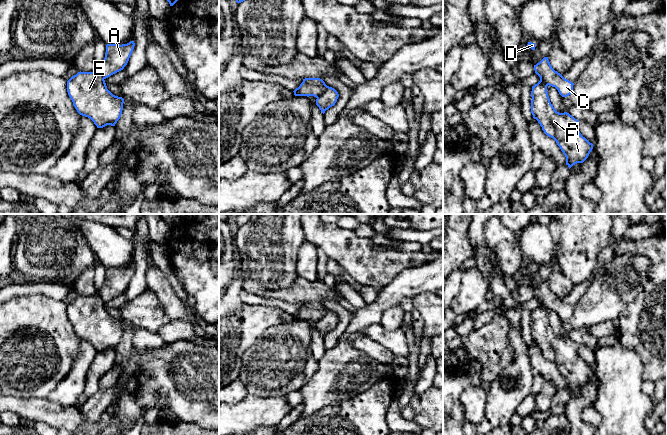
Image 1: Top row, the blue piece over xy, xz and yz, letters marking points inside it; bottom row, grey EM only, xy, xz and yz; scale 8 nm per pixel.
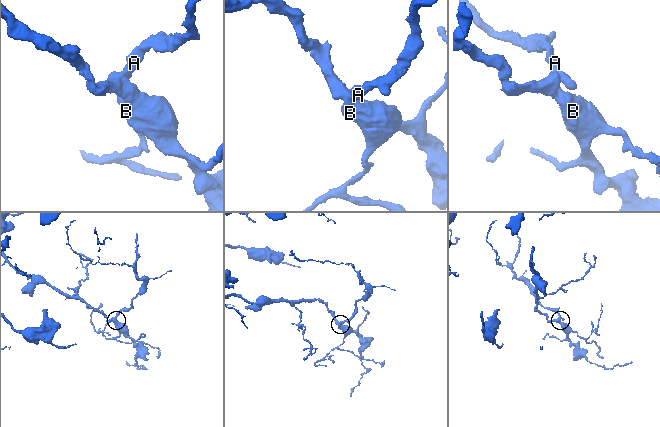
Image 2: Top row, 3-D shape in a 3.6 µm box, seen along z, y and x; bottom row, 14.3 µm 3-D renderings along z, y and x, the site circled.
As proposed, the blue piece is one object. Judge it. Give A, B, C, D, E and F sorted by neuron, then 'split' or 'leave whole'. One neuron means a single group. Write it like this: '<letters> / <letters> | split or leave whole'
A C D / B E F | split

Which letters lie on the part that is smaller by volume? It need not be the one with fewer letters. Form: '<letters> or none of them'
A, C, D

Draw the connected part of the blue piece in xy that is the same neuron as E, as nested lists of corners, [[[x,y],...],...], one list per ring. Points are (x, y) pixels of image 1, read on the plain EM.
[[[78,296],[67,305],[67,316],[77,336],[90,342],[97,352],[115,350],[124,323],[113,319],[98,296]]]

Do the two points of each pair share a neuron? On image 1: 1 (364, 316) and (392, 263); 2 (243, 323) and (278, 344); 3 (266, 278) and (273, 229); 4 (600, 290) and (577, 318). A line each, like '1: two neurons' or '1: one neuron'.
1: two neurons
2: two neurons
3: one neuron
4: one neuron

